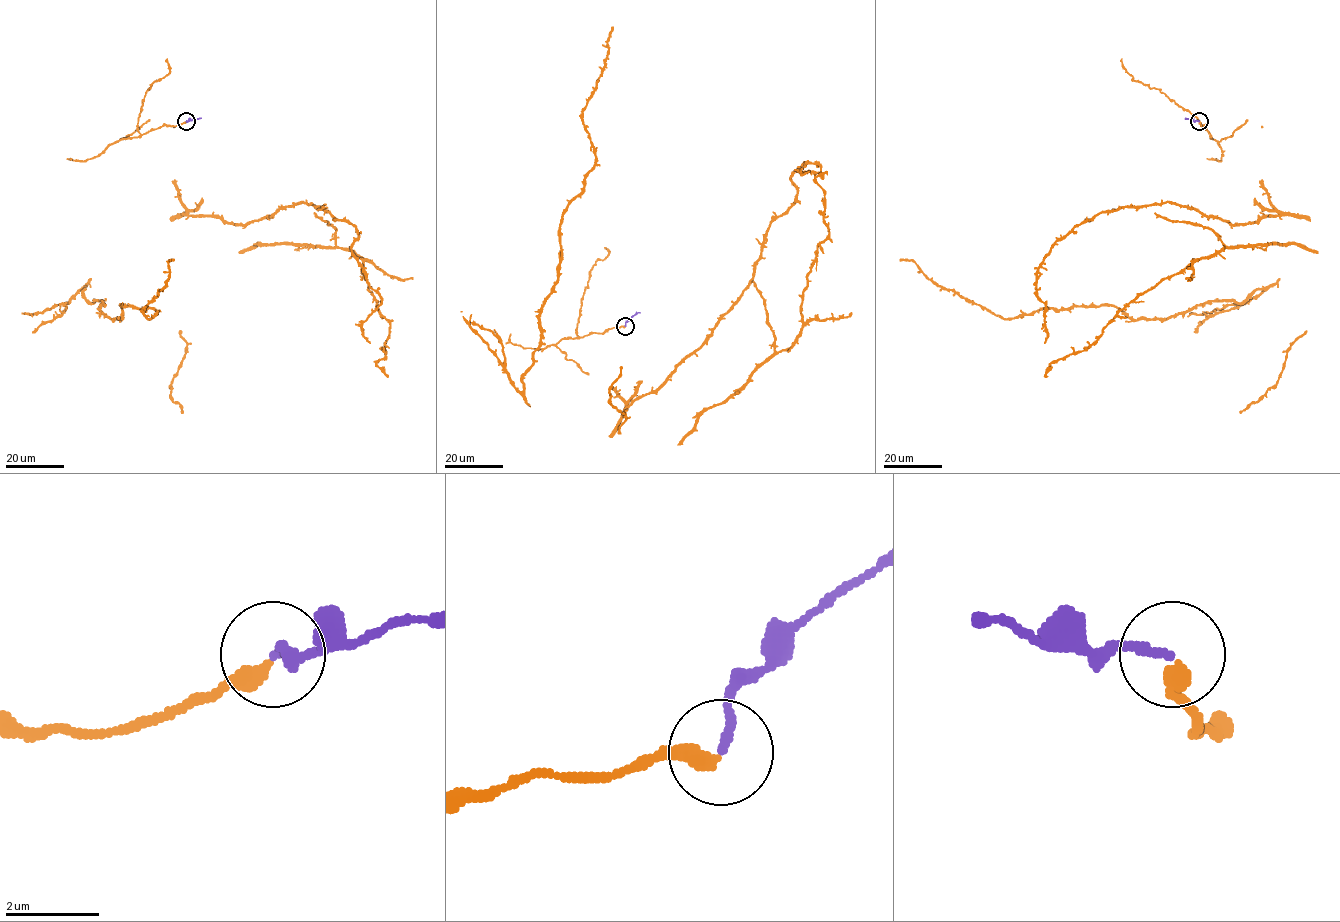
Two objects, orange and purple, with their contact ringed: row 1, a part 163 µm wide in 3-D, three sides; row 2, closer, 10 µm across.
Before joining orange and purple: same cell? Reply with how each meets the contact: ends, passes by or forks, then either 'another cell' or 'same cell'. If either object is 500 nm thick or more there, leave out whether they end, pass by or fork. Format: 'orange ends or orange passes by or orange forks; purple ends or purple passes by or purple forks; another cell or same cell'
orange ends; purple ends; same cell

